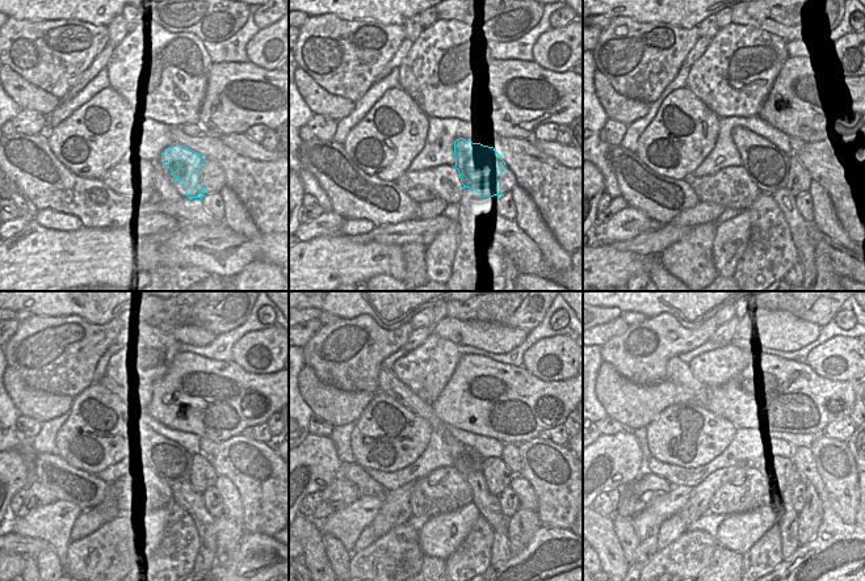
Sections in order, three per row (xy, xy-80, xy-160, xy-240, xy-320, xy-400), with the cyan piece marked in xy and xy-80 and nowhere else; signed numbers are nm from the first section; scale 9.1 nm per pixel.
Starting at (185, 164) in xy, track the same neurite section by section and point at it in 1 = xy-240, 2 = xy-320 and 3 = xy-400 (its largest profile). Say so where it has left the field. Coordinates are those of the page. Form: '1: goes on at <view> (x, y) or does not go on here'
1: goes on at xy-240 (173, 462)
2: goes on at xy-320 (466, 459)
3: goes on at xy-400 (677, 371)

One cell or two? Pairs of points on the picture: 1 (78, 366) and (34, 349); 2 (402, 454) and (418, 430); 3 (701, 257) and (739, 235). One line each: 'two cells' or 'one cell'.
1: one cell
2: one cell
3: two cells

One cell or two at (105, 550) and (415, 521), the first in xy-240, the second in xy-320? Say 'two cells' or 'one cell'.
two cells

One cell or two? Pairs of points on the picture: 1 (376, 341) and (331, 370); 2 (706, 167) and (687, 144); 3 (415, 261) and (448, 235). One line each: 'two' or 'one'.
1: one
2: two
3: two

